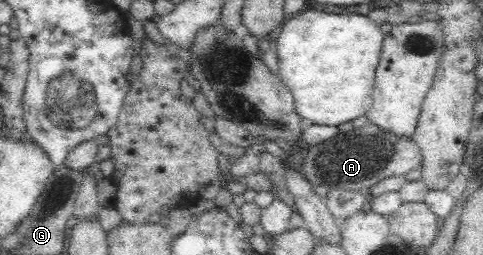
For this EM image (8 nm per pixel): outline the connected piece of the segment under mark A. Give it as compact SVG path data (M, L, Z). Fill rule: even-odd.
M348 121L348 125L340 124L340 132L334 137L308 147L301 171L314 185L359 191L386 177L404 176L411 169L418 169L421 159L419 147L412 138L396 137L370 122L360 121L360 125L352 128L352 121Z

